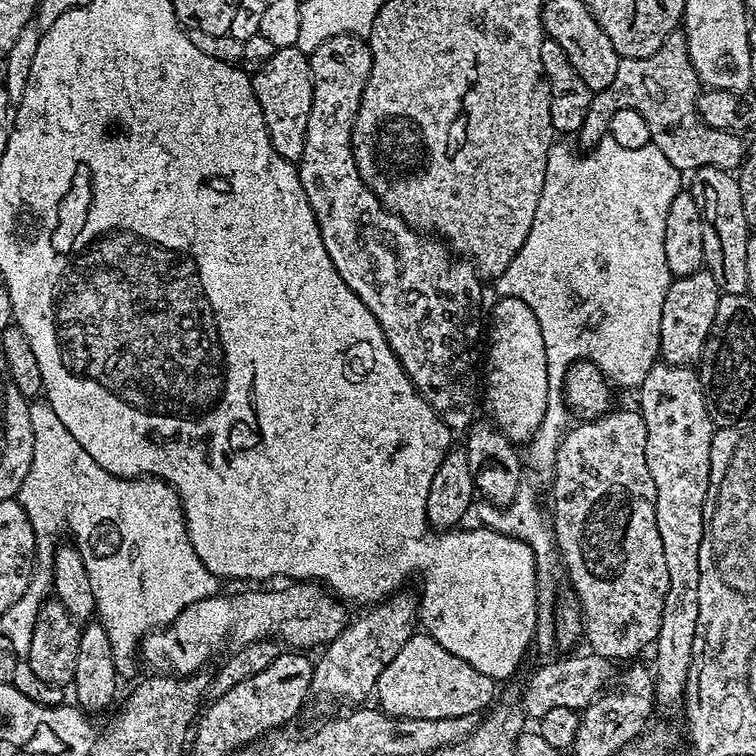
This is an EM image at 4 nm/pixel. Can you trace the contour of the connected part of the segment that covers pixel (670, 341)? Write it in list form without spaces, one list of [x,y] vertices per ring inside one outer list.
[[[707,270],[689,276],[678,276],[666,290],[666,302],[662,302],[660,323],[660,356],[665,364],[692,366],[704,352],[704,343],[710,334],[714,314],[722,293],[718,282]]]

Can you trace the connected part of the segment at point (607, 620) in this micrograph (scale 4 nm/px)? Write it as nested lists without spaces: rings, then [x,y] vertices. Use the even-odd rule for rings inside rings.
[[[609,410],[609,412],[607,412],[607,413],[606,413],[606,414],[605,414],[605,415],[604,415],[604,416],[600,416],[600,417],[598,417],[598,418],[597,418],[597,419],[596,419],[596,420],[586,420],[586,421],[583,421],[583,422],[576,422],[576,423],[573,423],[573,424],[572,424],[572,425],[571,425],[571,427],[569,427],[569,428],[568,428],[568,429],[567,429],[567,431],[565,431],[565,434],[564,434],[564,437],[563,437],[563,438],[562,438],[562,442],[561,442],[561,443],[560,443],[560,445],[559,445],[559,446],[558,446],[558,454],[557,454],[557,455],[556,455],[556,466],[555,466],[555,468],[553,468],[553,469],[552,469],[552,471],[551,471],[551,473],[550,473],[550,481],[551,481],[551,480],[552,480],[552,508],[551,508],[551,504],[550,504],[550,516],[551,516],[551,522],[552,522],[552,531],[553,531],[553,532],[555,532],[555,534],[556,534],[556,546],[557,546],[557,548],[559,548],[559,549],[560,549],[560,554],[561,554],[561,557],[562,557],[562,566],[563,566],[563,569],[564,569],[564,570],[565,570],[565,571],[566,571],[566,576],[567,576],[567,579],[568,579],[568,576],[569,576],[569,578],[570,578],[570,579],[572,579],[572,586],[573,586],[573,588],[574,588],[574,589],[572,589],[572,590],[573,590],[573,591],[574,591],[574,595],[575,595],[575,597],[576,597],[576,599],[577,599],[577,600],[579,600],[579,601],[580,601],[580,611],[581,611],[581,612],[583,612],[583,614],[584,614],[584,635],[583,635],[583,639],[584,639],[584,640],[585,640],[585,641],[586,641],[586,644],[587,644],[587,640],[588,640],[588,644],[589,644],[589,646],[590,646],[590,647],[592,647],[592,648],[589,648],[589,649],[591,649],[591,651],[592,651],[592,652],[593,652],[593,653],[595,653],[595,655],[597,655],[597,656],[605,656],[605,658],[607,658],[607,659],[608,659],[608,660],[610,660],[610,661],[613,661],[613,662],[619,662],[619,660],[628,660],[628,659],[629,659],[629,660],[628,660],[628,661],[631,661],[631,660],[632,660],[632,659],[633,659],[633,658],[636,658],[636,657],[632,657],[632,658],[631,658],[631,656],[636,656],[636,655],[638,655],[638,654],[639,654],[639,652],[640,652],[640,651],[642,651],[642,650],[643,650],[643,648],[644,648],[644,647],[646,647],[646,646],[647,646],[647,644],[648,644],[648,647],[649,647],[649,646],[652,646],[652,645],[655,645],[655,642],[656,642],[656,639],[657,639],[657,638],[658,638],[658,626],[662,626],[662,606],[663,606],[663,605],[664,605],[664,599],[665,599],[665,598],[666,598],[666,586],[667,586],[667,585],[668,585],[668,575],[667,575],[667,574],[666,574],[666,558],[665,558],[665,556],[664,556],[664,555],[662,555],[662,534],[658,534],[658,518],[657,518],[657,517],[656,517],[656,491],[655,491],[655,490],[654,490],[654,478],[650,478],[650,466],[646,466],[646,422],[645,422],[645,421],[644,421],[644,419],[642,419],[642,418],[641,418],[641,416],[640,416],[640,413],[639,413],[639,411],[636,411],[636,410],[632,410],[632,412],[616,412],[616,411],[617,411],[617,410]]]

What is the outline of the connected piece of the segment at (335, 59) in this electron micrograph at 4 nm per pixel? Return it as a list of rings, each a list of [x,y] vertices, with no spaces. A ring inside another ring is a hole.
[[[331,36],[318,50],[310,54],[312,62],[312,81],[314,82],[314,102],[310,106],[310,122],[306,122],[306,150],[302,150],[302,158],[298,162],[298,171],[302,190],[306,190],[306,198],[310,202],[310,210],[314,210],[314,218],[318,222],[318,230],[322,234],[322,242],[326,246],[326,254],[330,254],[330,262],[338,270],[338,274],[358,294],[358,298],[368,307],[370,314],[382,326],[382,334],[390,346],[390,350],[398,358],[402,370],[410,378],[410,382],[416,387],[421,398],[428,403],[429,409],[438,414],[439,420],[444,423],[445,429],[452,428],[460,434],[467,433],[475,420],[478,419],[476,404],[482,400],[482,344],[480,348],[480,315],[485,315],[486,304],[484,308],[484,288],[480,285],[482,281],[481,273],[476,271],[476,265],[467,258],[461,258],[455,254],[450,254],[450,250],[445,243],[436,238],[425,238],[417,233],[416,229],[411,228],[402,218],[398,218],[389,208],[384,208],[382,202],[375,194],[365,186],[358,172],[358,166],[354,160],[354,150],[352,149],[352,131],[354,122],[358,114],[358,106],[362,102],[362,90],[366,90],[366,82],[370,78],[370,66],[372,65],[372,52],[368,49],[367,39],[358,36]]]

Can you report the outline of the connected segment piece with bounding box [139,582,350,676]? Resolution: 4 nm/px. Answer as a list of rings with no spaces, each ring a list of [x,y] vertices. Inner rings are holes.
[[[292,582],[289,585],[289,588],[280,588],[277,592],[236,592],[233,596],[217,594],[189,604],[177,614],[174,622],[170,622],[165,628],[157,628],[144,637],[139,655],[143,663],[145,660],[152,667],[153,673],[194,676],[204,670],[204,667],[211,662],[212,656],[218,655],[219,652],[227,653],[233,646],[243,646],[259,640],[275,638],[281,645],[292,650],[323,649],[324,645],[330,643],[349,623],[350,615],[348,616],[347,612],[349,609],[338,602],[337,597],[329,589],[319,583]]]

